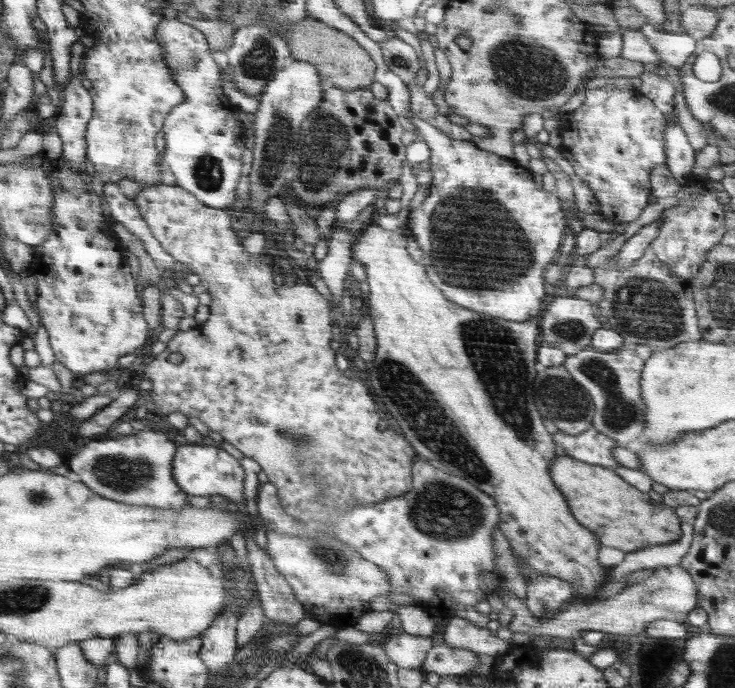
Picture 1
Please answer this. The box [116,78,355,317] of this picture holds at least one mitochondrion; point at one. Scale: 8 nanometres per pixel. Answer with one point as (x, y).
(316, 166)

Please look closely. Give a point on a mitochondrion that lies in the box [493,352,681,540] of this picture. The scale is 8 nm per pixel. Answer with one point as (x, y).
(617, 412)

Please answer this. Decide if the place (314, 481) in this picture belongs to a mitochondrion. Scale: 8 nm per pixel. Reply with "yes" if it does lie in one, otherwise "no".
yes

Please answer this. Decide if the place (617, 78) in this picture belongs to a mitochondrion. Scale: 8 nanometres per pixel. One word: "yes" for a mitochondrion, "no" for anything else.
no

